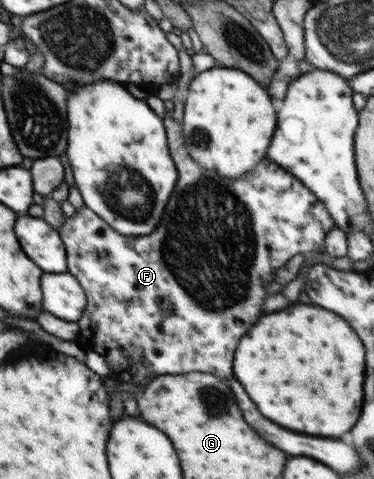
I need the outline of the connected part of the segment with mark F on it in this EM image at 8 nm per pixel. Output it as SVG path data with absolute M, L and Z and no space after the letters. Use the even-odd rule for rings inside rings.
M169 111L163 118L163 122L167 131L169 152L178 172L178 183L166 205L162 221L156 226L156 229L145 236L121 236L114 228L96 216L96 213L93 213L88 207L83 207L78 209L73 217L66 217L66 222L58 231L67 252L68 272L78 280L87 299L87 306L78 322L80 331L76 342L84 350L94 351L106 359L112 372L110 377L124 383L142 385L141 391L148 385L148 378L151 378L150 381L152 381L152 377L159 375L202 372L218 377L230 377L233 371L232 359L234 359L234 351L239 339L260 317L260 311L262 311L260 301L264 301L265 285L274 281L276 270L282 265L286 265L288 260L295 255L308 252L323 253L326 234L335 226L334 219L330 217L330 213L326 211L326 207L316 198L316 195L312 194L297 177L288 173L283 166L266 157L261 159L248 173L237 178L225 178L216 172L210 173L204 166L197 164L197 161L191 158L187 145L184 143L183 129L171 118ZM158 297L168 297L173 303L174 311L168 315L162 313L160 308L154 305L158 301Z

